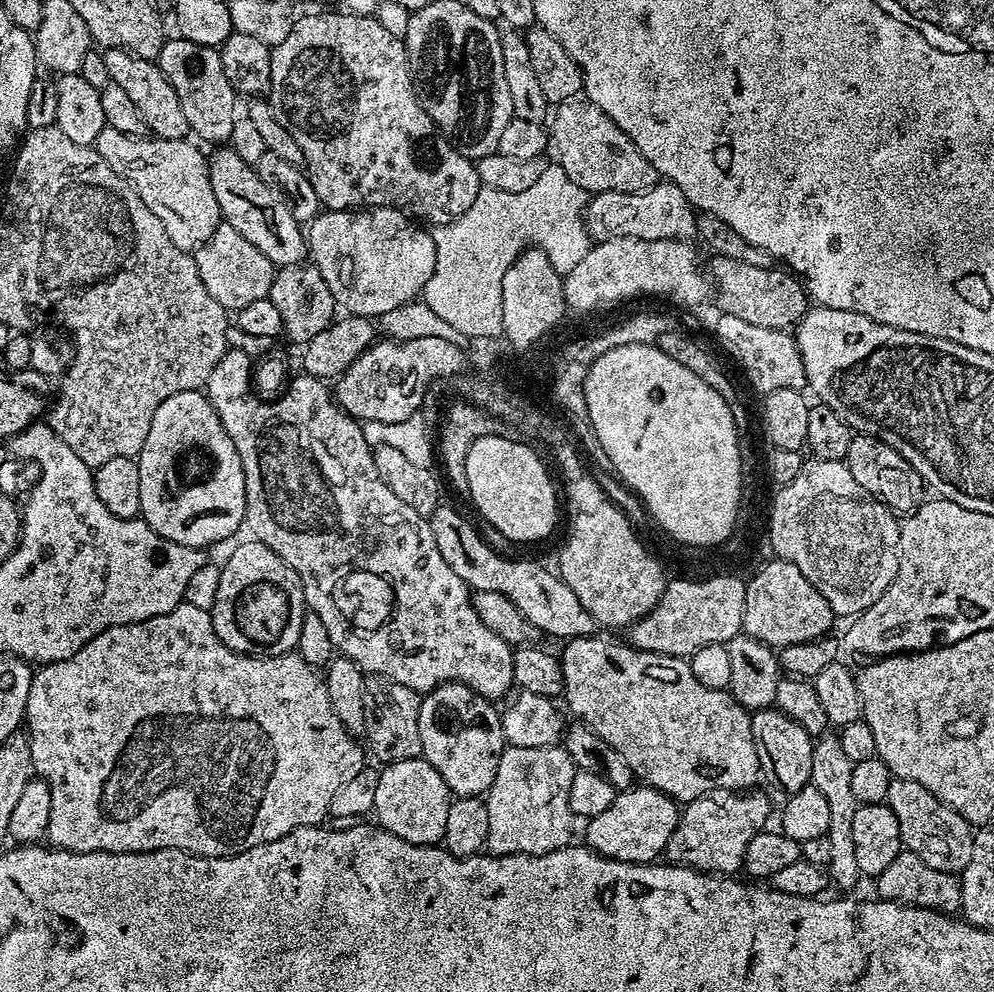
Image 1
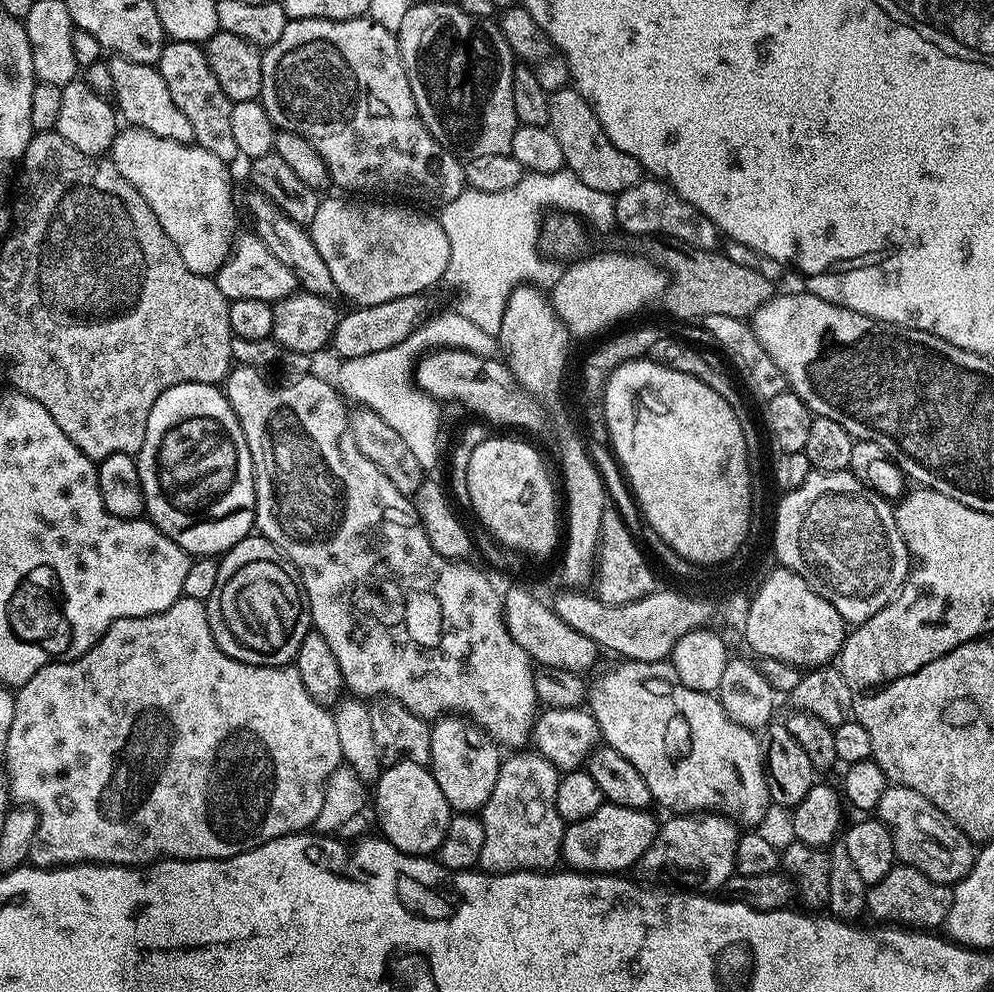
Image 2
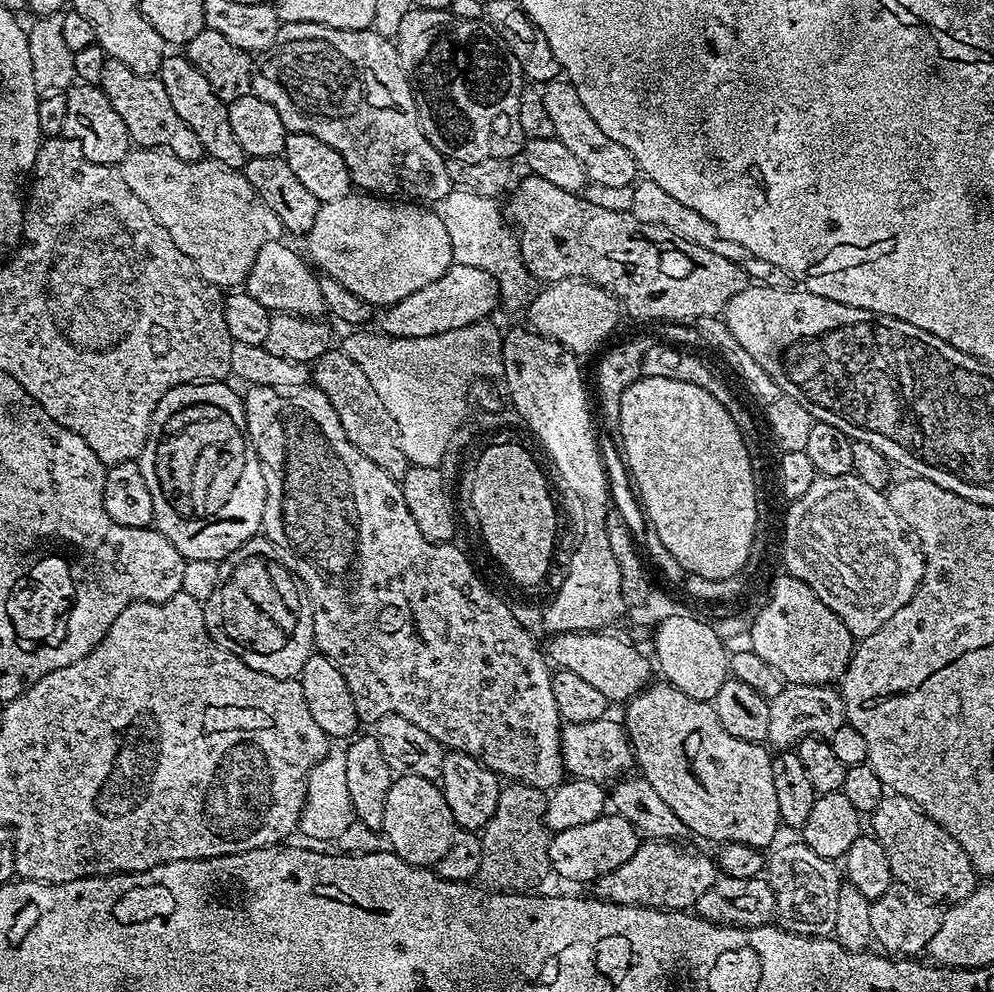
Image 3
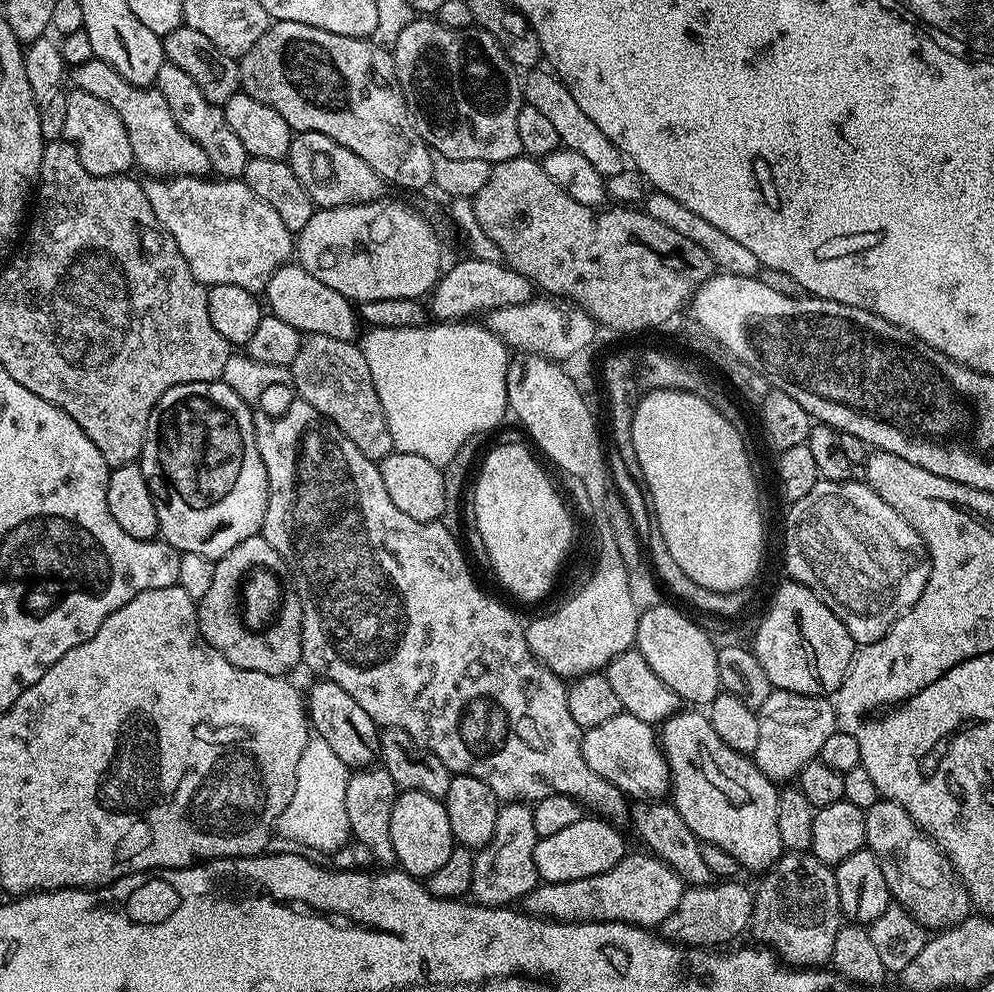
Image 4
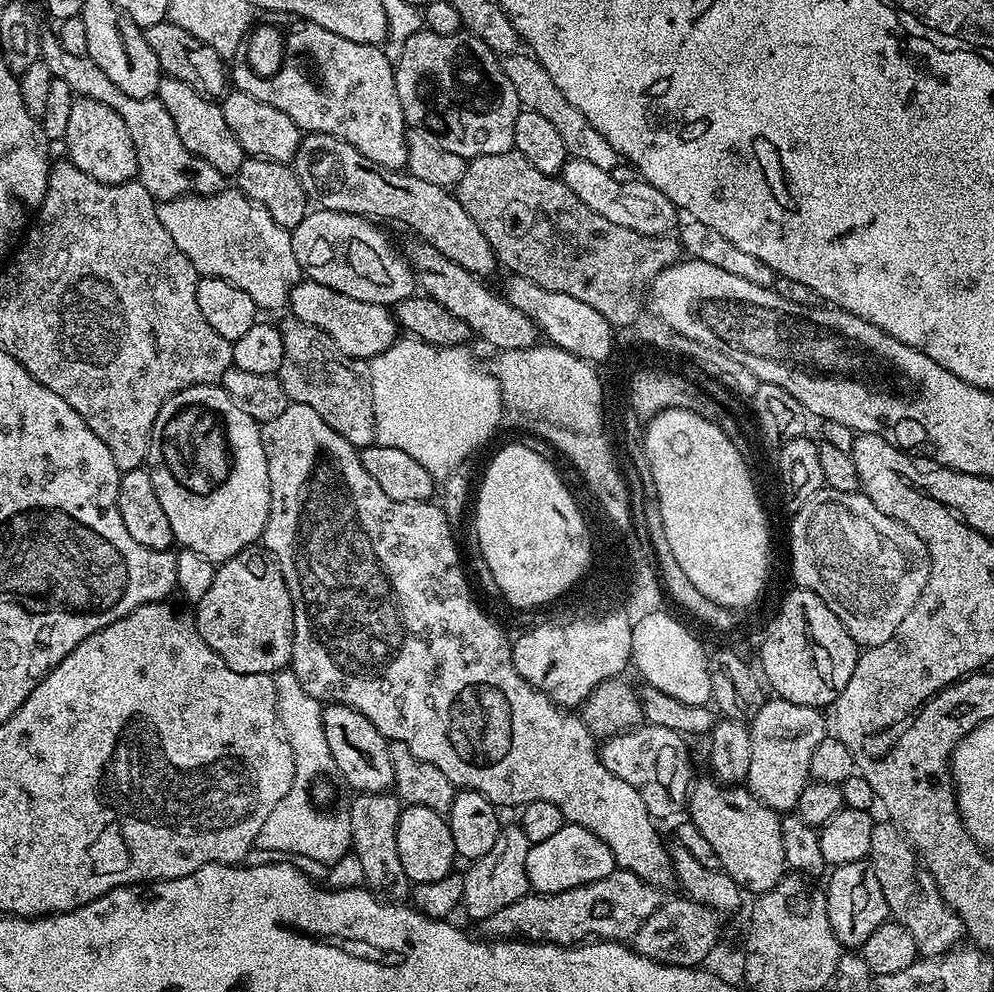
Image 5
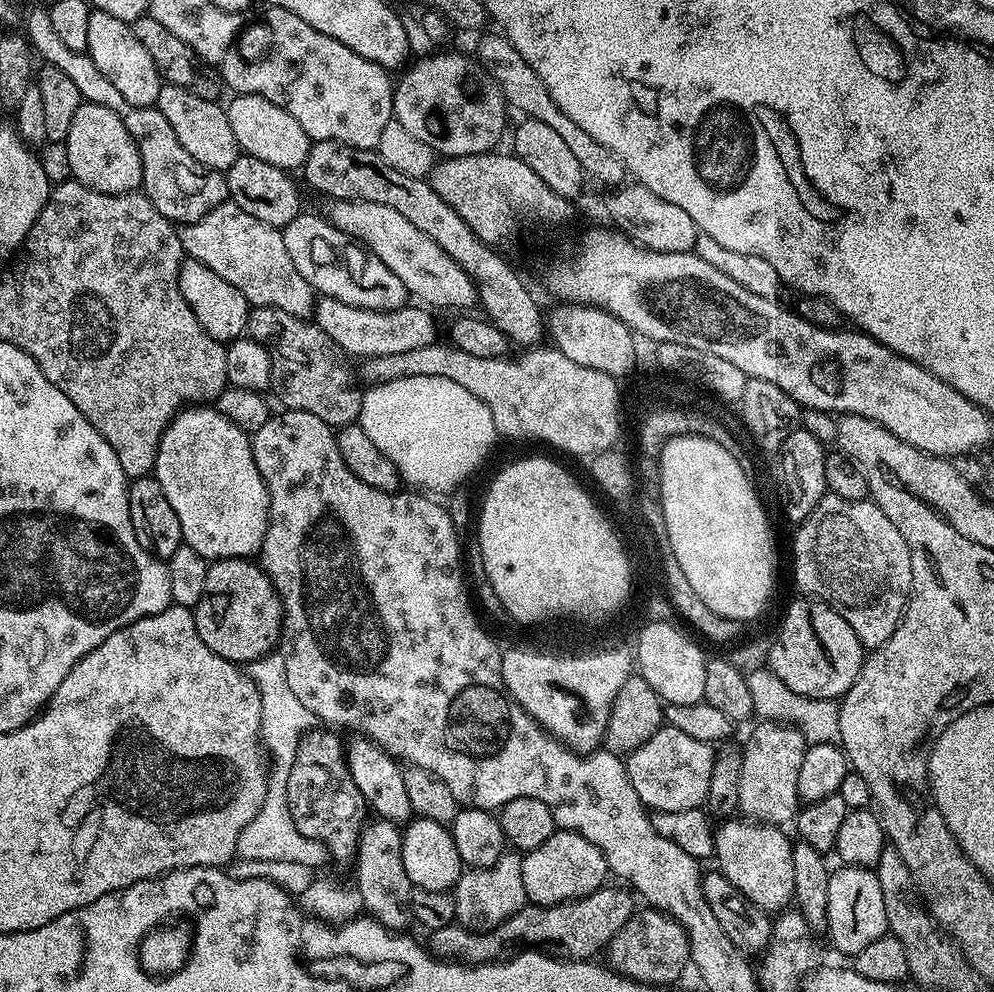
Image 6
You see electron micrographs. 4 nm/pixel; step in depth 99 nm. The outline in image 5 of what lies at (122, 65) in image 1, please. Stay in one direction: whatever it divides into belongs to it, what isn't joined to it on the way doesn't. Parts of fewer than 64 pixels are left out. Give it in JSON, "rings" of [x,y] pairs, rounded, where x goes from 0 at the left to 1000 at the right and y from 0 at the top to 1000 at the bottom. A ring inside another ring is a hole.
{"rings":[[[41,35],[40,58],[50,67],[52,80],[66,83],[77,98],[90,97],[95,103],[103,103],[103,107],[111,107],[123,123],[127,123],[127,131],[131,131],[131,139],[135,143],[135,155],[139,159],[139,184],[144,188],[154,202],[174,202],[180,198],[213,198],[216,194],[224,194],[227,190],[227,178],[211,163],[203,163],[187,147],[183,147],[183,139],[179,139],[179,131],[175,131],[175,123],[171,115],[167,115],[167,107],[156,97],[151,99],[131,99],[124,91],[119,91],[110,77],[89,56],[70,54],[66,46],[62,46],[59,35]]]}

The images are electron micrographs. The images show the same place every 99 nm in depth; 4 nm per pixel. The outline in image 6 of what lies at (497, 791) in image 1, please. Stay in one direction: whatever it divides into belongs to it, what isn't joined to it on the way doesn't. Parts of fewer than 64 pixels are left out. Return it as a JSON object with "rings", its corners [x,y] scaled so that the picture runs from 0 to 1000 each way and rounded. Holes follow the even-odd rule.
{"rings":[[[511,857],[508,858],[504,867],[497,869],[497,873],[471,875],[464,878],[463,887],[457,896],[457,902],[459,904],[459,930],[465,932],[466,935],[472,935],[474,940],[488,940],[505,929],[509,929],[509,925],[521,921],[521,917],[525,917],[532,910],[529,893],[525,893],[524,860],[519,857]]]}

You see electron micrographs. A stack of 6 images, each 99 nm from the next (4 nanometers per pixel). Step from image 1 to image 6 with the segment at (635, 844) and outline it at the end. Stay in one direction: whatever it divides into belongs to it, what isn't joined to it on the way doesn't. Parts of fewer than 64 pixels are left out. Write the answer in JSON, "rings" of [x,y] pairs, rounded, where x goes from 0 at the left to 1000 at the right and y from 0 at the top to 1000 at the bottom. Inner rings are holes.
{"rings":[[[560,837],[545,853],[526,860],[525,893],[529,893],[532,908],[537,911],[568,911],[570,907],[580,907],[593,903],[609,894],[614,880],[606,857],[598,849],[590,849],[584,839]]]}

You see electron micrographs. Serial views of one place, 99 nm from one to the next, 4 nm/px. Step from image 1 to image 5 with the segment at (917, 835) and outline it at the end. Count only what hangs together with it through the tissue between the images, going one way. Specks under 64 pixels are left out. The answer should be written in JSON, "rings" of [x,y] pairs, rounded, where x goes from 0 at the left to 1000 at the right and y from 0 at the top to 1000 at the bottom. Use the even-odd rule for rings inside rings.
{"rings":[[[882,829],[879,833],[879,841],[875,841],[873,867],[883,884],[883,893],[887,893],[887,901],[891,901],[896,926],[915,938],[927,965],[948,964],[971,947],[968,925],[962,923],[956,911],[951,911],[948,901],[942,896],[940,885],[928,874],[922,856],[913,850],[900,830],[892,830]]]}

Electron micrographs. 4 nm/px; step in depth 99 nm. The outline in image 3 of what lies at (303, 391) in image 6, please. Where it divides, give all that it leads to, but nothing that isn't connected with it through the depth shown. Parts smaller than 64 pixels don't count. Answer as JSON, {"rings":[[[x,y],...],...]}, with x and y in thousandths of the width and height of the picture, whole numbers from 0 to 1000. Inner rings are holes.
{"rings":[[[332,353],[324,357],[313,368],[312,383],[317,390],[332,401],[332,409],[340,417],[344,425],[344,433],[352,442],[352,446],[372,466],[376,466],[388,478],[395,482],[404,482],[411,474],[412,465],[404,450],[404,438],[400,433],[400,425],[396,425],[396,417],[386,411],[384,401],[380,401],[380,393],[372,389],[372,381],[364,373],[364,369],[349,354]]]}

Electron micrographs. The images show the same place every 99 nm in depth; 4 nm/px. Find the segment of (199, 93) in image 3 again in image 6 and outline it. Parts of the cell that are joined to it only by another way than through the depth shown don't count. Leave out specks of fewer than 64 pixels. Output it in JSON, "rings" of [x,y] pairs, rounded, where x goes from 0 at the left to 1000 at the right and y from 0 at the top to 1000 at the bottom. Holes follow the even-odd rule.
{"rings":[[[162,84],[155,107],[163,115],[163,119],[171,123],[171,128],[175,130],[175,135],[183,146],[183,151],[187,151],[187,155],[191,155],[195,163],[203,163],[203,167],[211,171],[226,174],[231,167],[235,167],[235,163],[243,154],[239,147],[239,139],[235,139],[231,131],[228,112],[219,106],[217,101],[199,99],[199,95],[183,87]]]}

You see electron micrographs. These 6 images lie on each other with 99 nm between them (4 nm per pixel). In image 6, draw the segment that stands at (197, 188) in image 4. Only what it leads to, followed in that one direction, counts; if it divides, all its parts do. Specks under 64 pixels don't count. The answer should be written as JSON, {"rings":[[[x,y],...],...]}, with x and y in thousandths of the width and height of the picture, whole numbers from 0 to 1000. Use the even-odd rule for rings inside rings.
{"rings":[[[226,204],[211,212],[211,216],[199,224],[184,227],[180,235],[188,261],[211,268],[215,276],[227,280],[227,284],[238,290],[251,304],[288,313],[288,317],[303,321],[315,318],[319,295],[315,294],[312,284],[300,276],[296,260],[292,260],[292,255],[288,253],[283,231],[260,224],[260,220],[256,220],[256,216],[247,216],[243,208]]]}

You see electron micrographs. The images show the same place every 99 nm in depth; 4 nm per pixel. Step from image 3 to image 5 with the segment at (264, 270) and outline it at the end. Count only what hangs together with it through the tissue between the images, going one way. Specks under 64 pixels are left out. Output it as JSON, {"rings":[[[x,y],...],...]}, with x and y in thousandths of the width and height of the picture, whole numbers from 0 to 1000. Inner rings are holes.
{"rings":[[[309,280],[296,288],[293,310],[293,318],[297,322],[324,333],[324,337],[328,337],[336,349],[340,349],[340,353],[351,361],[372,365],[400,342],[400,328],[393,309],[376,304],[360,304],[360,300],[340,296],[340,292],[332,292],[332,288]]]}

